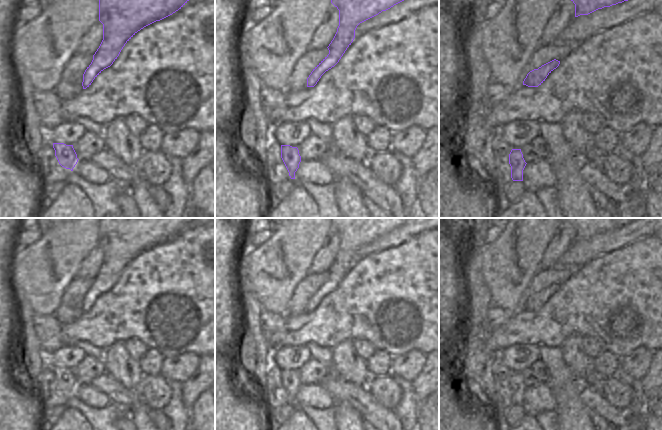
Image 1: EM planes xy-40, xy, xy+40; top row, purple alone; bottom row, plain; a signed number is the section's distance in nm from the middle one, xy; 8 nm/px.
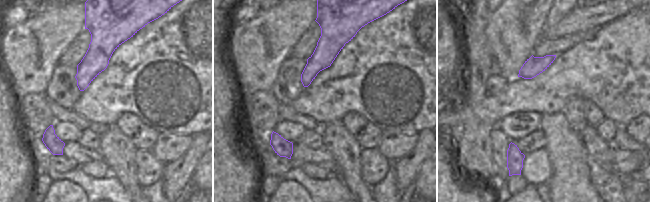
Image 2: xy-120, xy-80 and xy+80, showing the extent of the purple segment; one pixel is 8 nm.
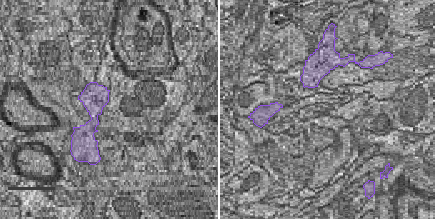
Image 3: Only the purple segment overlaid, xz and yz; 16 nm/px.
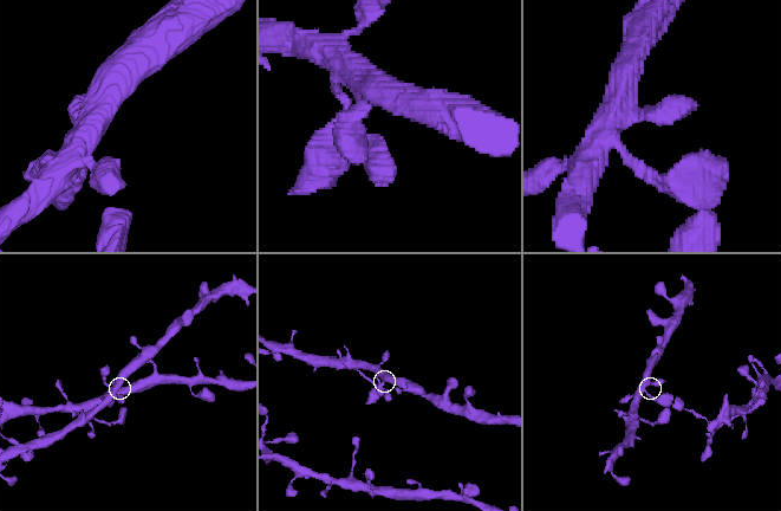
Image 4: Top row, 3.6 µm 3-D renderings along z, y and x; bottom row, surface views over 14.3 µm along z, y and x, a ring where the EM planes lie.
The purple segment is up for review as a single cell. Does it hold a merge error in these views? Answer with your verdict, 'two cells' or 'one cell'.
one cell

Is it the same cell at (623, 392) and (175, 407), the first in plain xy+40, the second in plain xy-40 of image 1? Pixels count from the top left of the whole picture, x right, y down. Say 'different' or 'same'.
different

